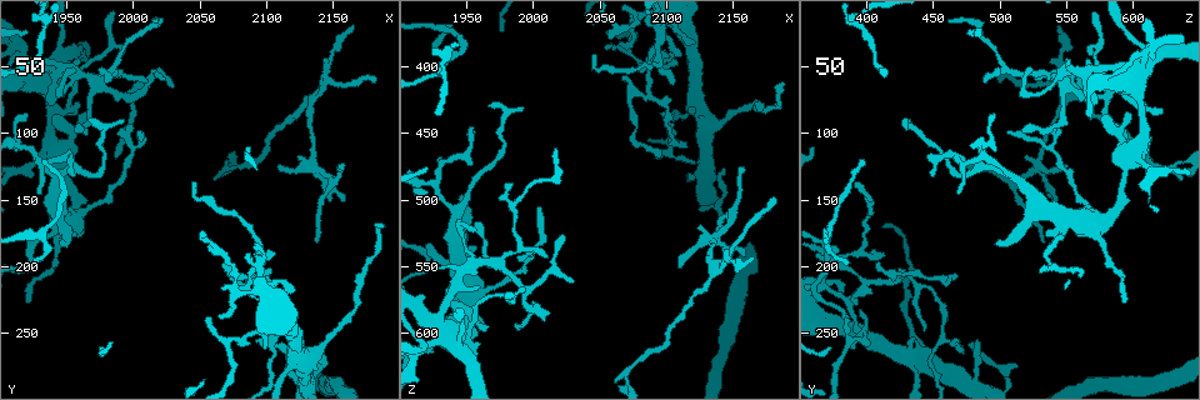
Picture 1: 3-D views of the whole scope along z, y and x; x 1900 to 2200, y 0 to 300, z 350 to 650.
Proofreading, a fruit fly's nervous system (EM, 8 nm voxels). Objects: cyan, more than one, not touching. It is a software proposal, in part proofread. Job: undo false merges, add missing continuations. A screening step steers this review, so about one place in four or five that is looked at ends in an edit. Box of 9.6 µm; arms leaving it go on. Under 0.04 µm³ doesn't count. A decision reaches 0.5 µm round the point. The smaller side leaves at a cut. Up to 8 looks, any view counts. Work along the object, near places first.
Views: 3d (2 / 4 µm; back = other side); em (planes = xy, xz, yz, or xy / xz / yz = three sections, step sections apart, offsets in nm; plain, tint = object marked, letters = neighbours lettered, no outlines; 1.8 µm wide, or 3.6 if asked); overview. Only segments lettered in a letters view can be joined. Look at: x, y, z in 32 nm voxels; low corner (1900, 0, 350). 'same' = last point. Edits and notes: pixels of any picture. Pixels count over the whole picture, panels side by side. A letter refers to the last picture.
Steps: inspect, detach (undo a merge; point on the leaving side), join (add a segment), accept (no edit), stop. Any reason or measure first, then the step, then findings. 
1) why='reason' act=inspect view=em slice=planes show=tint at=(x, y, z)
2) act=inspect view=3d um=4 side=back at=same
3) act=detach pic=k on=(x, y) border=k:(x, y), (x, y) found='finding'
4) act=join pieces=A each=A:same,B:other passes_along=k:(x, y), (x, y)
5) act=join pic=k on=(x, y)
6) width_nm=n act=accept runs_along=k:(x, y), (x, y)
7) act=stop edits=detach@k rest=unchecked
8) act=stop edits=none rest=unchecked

why='tapers out' act=inspect view=3d um=2 at=(2122, 256, 484)

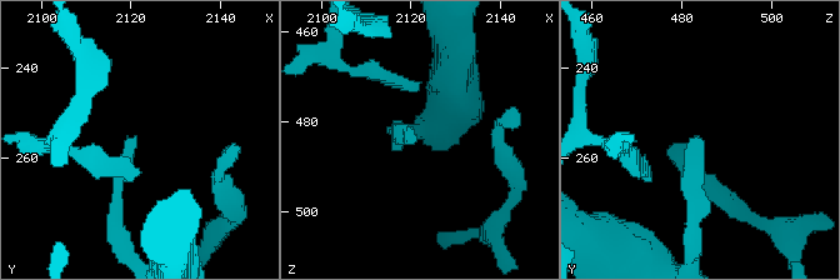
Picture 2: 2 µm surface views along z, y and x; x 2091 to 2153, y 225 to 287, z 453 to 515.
why='need the tissue' act=inspect view=em slice=planes show=letters at=(2121, 256, 484)

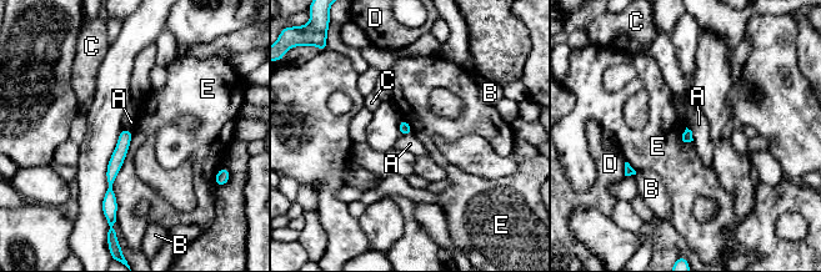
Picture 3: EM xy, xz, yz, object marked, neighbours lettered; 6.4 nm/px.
longest_contact=E:550nm act=accept each=A:other,B:other,C:other,D:other,E:other runs_along=3:(128, 132), (110, 176), (111, 205) found='none of them fits'

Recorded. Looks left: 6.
act=inspect view=em slice=planes show=letters at=(2160, 150, 542)

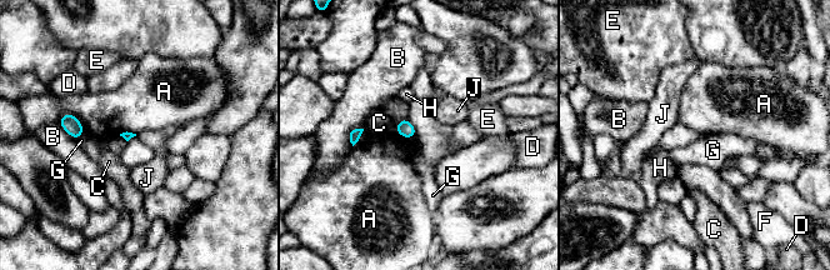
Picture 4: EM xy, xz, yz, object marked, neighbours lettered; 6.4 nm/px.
act=accept each=A:other,B:other,C:other,D:other,E:other,F:other,G:other,H:other,J:other border=4:(364, 130), (353, 145) found='none of them fits'

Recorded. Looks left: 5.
act=inspect view=em slice=planes show=letters at=(2166, 16, 544)

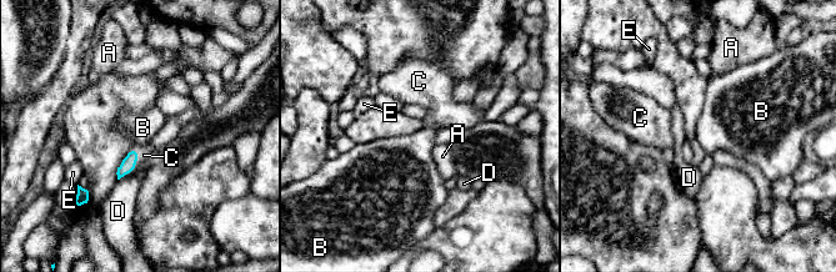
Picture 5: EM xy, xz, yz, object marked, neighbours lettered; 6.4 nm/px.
longest_contact=C:120nm act=join pieces=C each=A:other,B:other,C:same,D:other,E:other passes_along=5:(129, 164), (138, 156), (145, 151) found='the cell continues'

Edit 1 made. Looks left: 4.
act=stop edits=join@5 rest=unchecked

